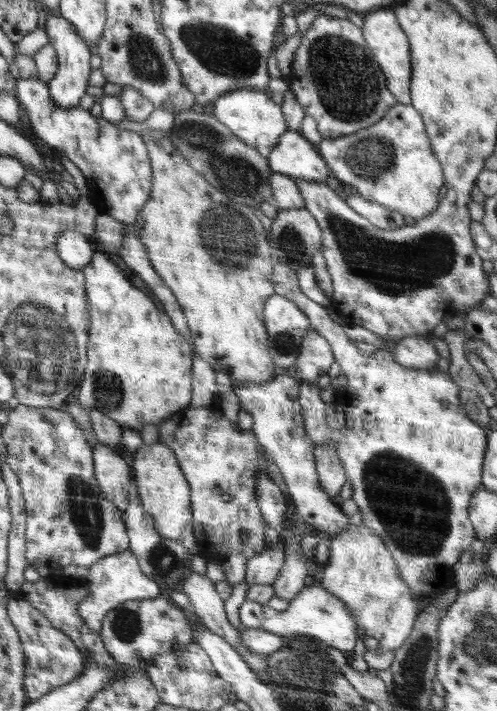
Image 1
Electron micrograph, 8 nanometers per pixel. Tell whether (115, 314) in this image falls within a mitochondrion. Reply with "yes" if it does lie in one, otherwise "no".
no

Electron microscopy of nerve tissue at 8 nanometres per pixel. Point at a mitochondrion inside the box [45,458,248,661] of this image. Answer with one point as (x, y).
(85, 510)

